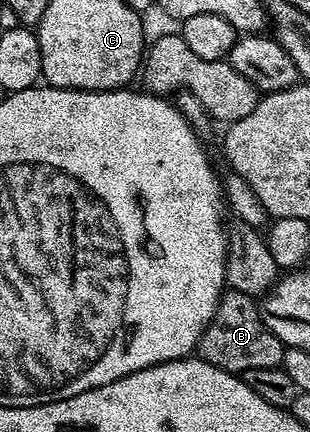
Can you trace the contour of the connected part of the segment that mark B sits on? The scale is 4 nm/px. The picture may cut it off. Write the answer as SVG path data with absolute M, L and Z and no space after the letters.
M232 289L220 298L213 320L205 328L197 347L198 353L209 364L240 376L249 368L282 367L284 349L283 342L269 332L265 320L259 315L256 299Z

